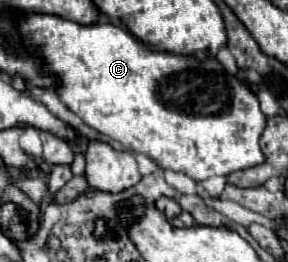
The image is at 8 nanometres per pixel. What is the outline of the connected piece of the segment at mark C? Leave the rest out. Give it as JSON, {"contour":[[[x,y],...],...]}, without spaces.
{"contour":[[[25,16],[25,18],[19,18],[19,32],[23,34],[25,42],[29,46],[35,46],[37,48],[37,56],[41,56],[43,60],[43,68],[49,70],[49,72],[57,72],[57,76],[61,76],[61,88],[57,88],[57,96],[61,98],[61,102],[71,110],[75,112],[87,126],[95,128],[97,132],[101,132],[103,136],[107,136],[111,142],[119,144],[121,148],[129,150],[129,152],[135,152],[135,154],[143,154],[147,158],[151,158],[159,168],[169,168],[169,170],[175,170],[175,172],[183,172],[187,174],[189,178],[197,180],[197,182],[203,182],[211,176],[229,176],[231,172],[237,172],[237,170],[245,170],[245,168],[251,168],[251,166],[257,166],[265,160],[261,148],[259,148],[259,136],[265,128],[265,116],[261,114],[261,108],[259,108],[259,100],[257,96],[249,90],[249,86],[245,82],[241,82],[239,76],[227,72],[217,58],[207,58],[207,60],[193,60],[193,58],[185,58],[185,56],[177,56],[177,54],[171,54],[171,52],[153,52],[149,50],[145,44],[141,44],[135,36],[131,36],[127,30],[115,26],[115,24],[107,24],[107,22],[99,22],[95,26],[81,26],[81,24],[75,24],[71,20],[65,20],[65,18],[59,18],[59,16]]]}

